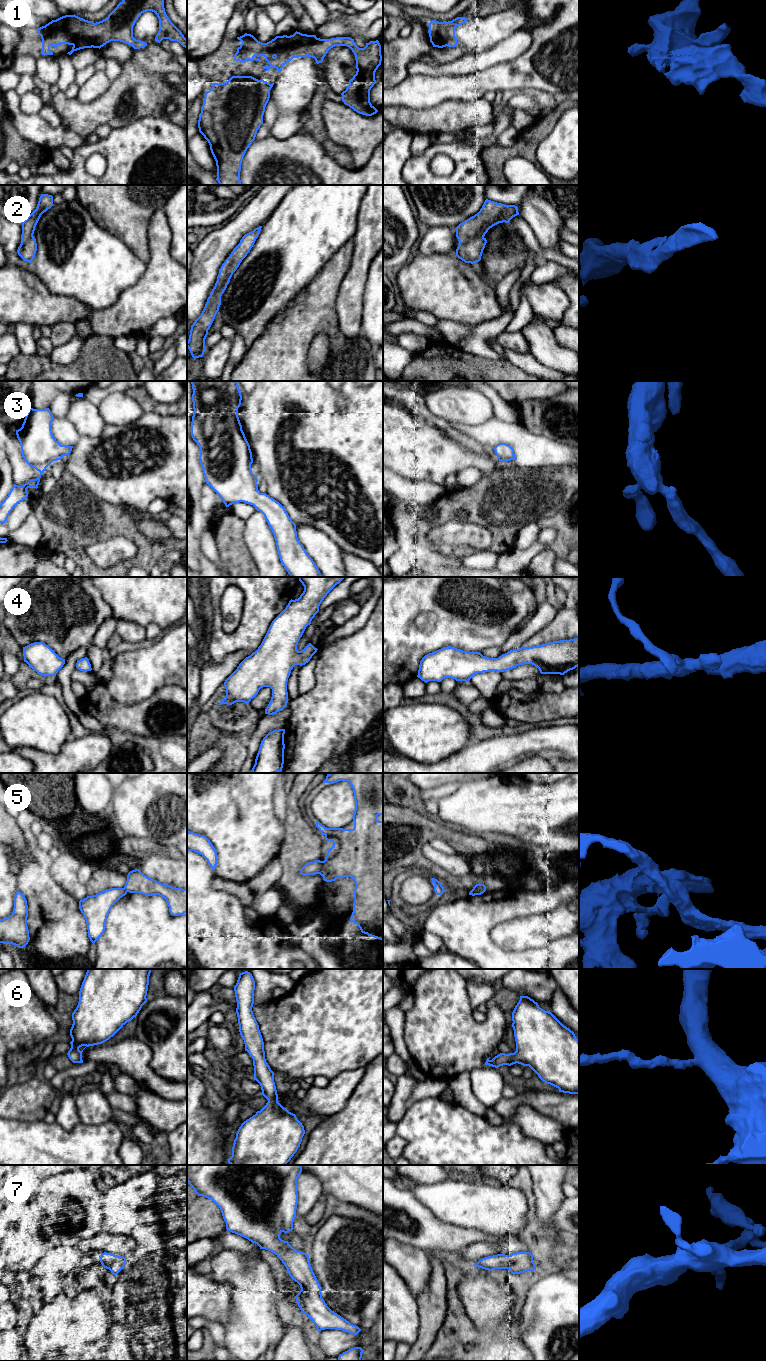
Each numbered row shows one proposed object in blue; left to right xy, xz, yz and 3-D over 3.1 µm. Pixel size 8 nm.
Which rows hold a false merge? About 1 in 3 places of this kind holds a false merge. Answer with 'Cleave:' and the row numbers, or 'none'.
Cleave: 5

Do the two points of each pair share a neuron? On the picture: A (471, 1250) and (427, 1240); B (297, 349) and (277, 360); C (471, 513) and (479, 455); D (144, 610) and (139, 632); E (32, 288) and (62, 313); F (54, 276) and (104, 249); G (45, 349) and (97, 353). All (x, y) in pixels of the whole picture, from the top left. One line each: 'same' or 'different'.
A: different
B: same
C: different
D: different
E: same
F: same
G: different

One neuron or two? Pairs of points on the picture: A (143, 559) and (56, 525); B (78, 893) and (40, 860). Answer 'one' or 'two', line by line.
A: one
B: two

